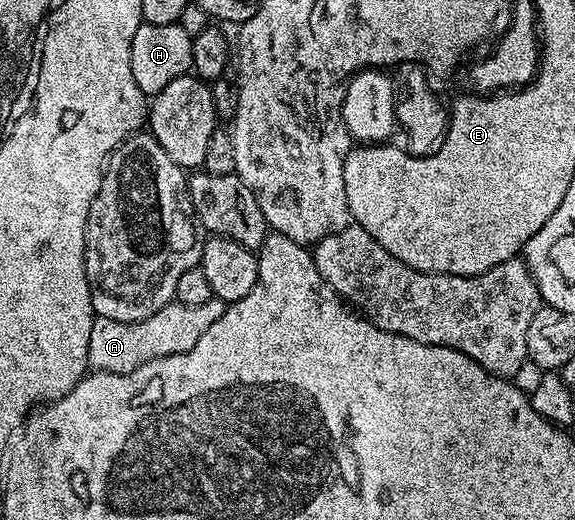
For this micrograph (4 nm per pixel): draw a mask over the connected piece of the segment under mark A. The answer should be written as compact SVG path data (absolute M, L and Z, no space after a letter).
M214 297L202 304L183 304L174 300L141 321L125 322L95 316L88 345L89 367L100 373L126 374L153 358L190 351L200 336L223 316L226 305Z

